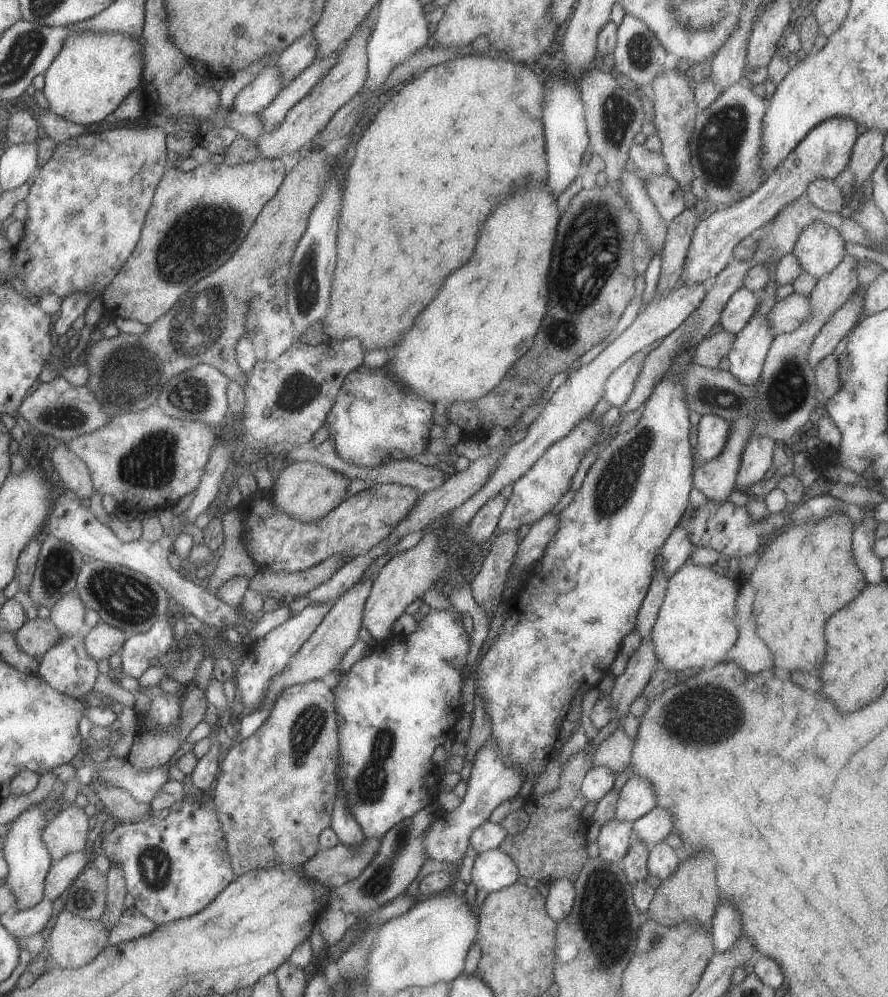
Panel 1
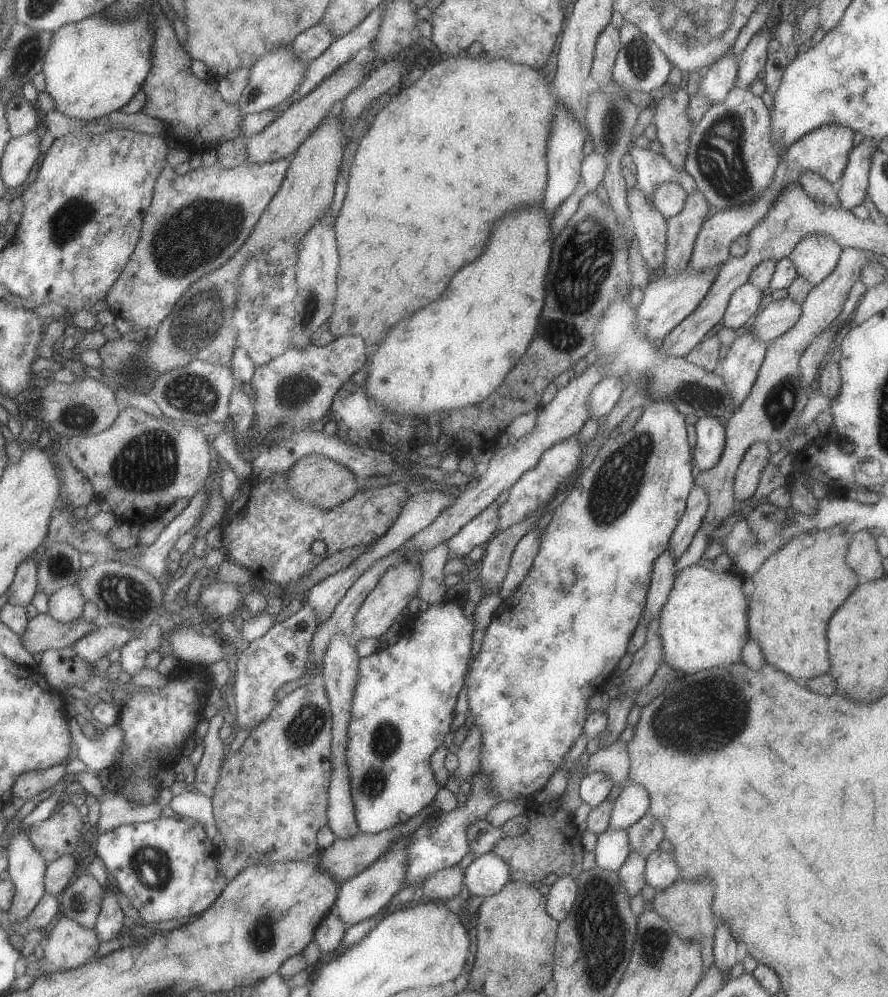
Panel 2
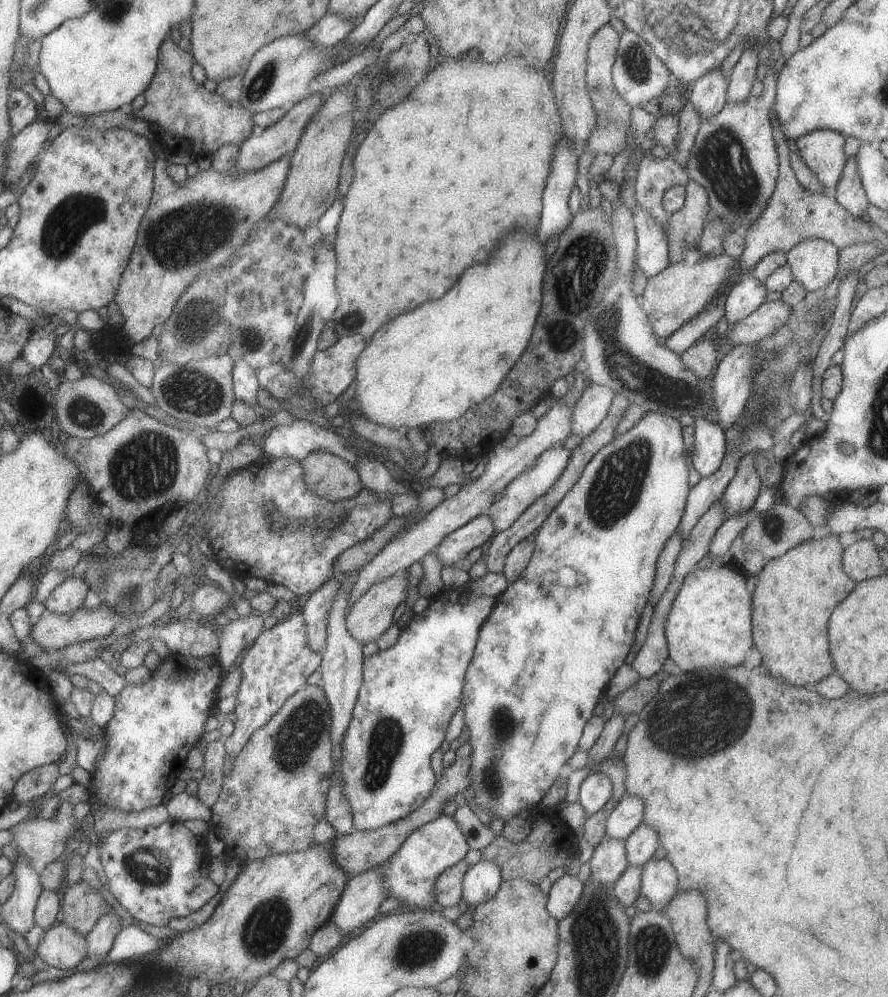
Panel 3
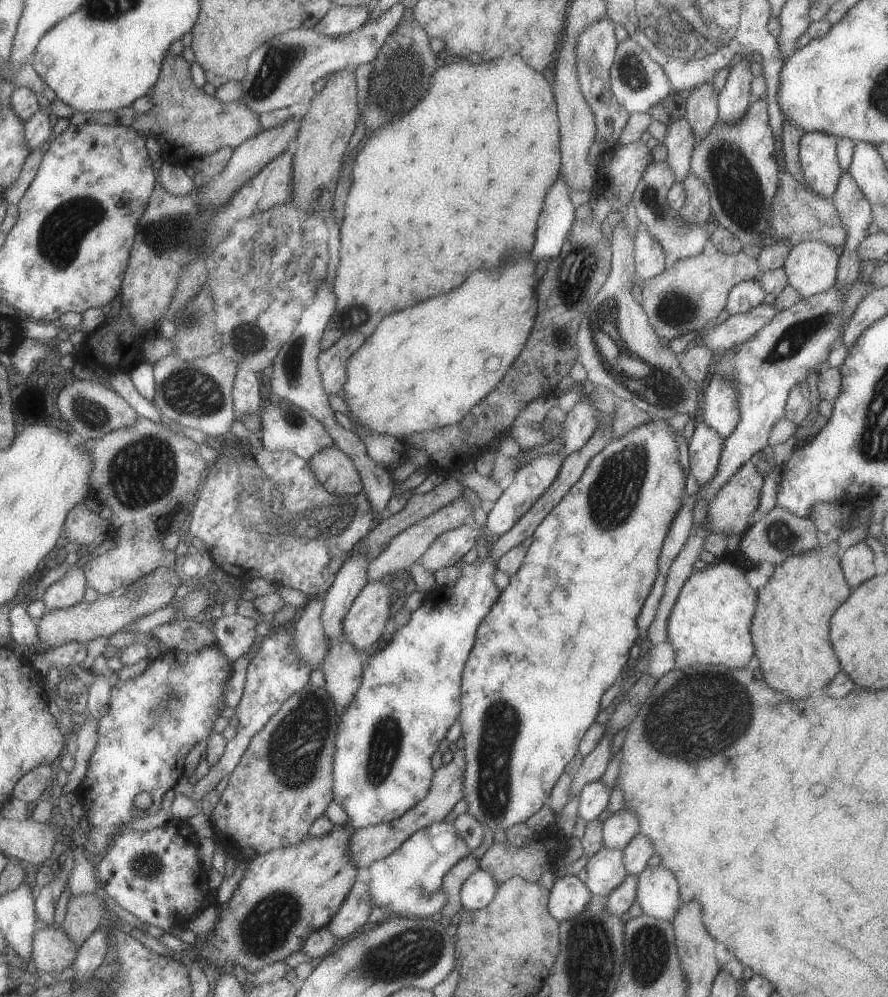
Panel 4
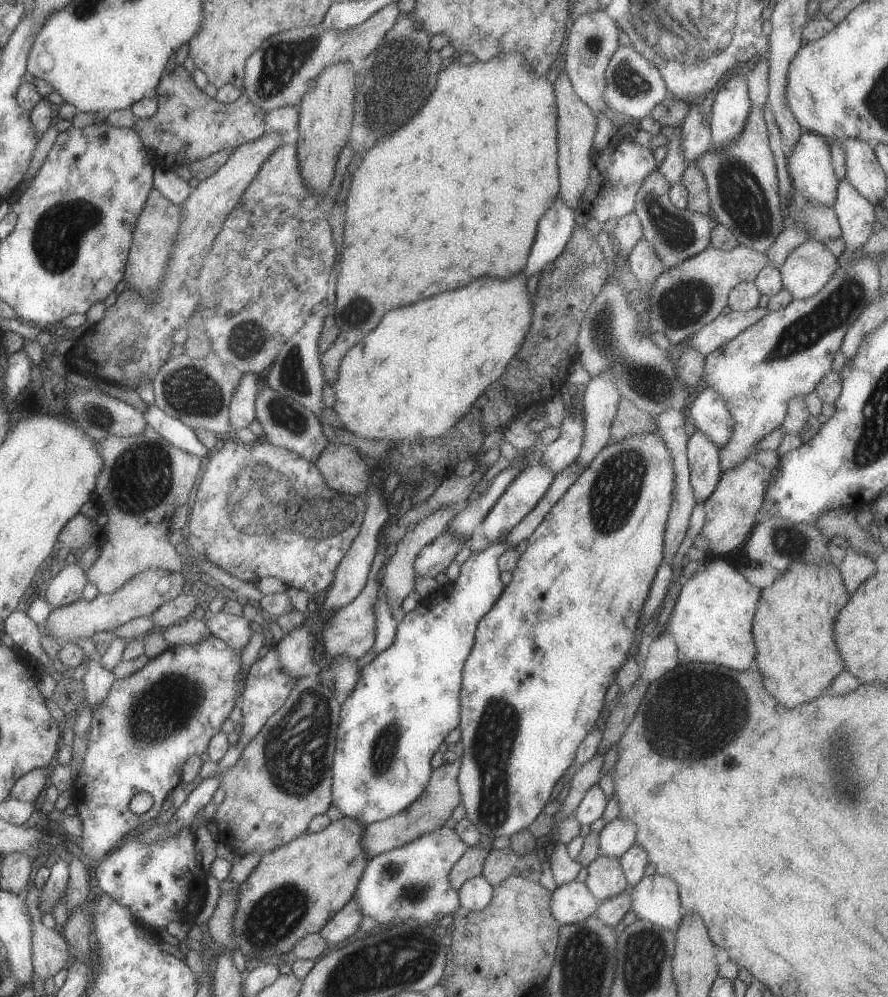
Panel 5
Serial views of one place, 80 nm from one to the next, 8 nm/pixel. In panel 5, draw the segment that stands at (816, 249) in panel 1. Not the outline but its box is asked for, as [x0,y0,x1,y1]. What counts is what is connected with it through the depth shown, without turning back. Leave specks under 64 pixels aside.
[780,240,839,299]

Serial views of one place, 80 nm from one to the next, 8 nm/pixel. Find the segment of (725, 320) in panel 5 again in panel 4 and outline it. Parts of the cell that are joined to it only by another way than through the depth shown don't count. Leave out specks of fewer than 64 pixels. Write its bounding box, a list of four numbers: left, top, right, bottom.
[703,304,779,351]

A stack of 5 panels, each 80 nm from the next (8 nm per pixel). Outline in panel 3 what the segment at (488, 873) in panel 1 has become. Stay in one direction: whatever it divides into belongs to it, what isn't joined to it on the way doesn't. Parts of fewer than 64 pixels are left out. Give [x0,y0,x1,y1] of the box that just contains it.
[462,859,503,907]

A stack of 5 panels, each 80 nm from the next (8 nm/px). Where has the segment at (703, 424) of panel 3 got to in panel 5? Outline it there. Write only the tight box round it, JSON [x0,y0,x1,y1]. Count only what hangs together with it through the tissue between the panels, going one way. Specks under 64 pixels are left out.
[687,430,722,504]

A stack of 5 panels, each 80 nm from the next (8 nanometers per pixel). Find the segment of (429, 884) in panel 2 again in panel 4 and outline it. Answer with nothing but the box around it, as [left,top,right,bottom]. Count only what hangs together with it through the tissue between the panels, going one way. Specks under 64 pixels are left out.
[440,852,479,916]

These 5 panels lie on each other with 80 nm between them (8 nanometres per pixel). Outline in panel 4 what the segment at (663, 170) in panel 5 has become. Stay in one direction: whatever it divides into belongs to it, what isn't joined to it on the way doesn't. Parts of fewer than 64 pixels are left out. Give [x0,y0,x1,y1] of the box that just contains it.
[662,117,695,182]

